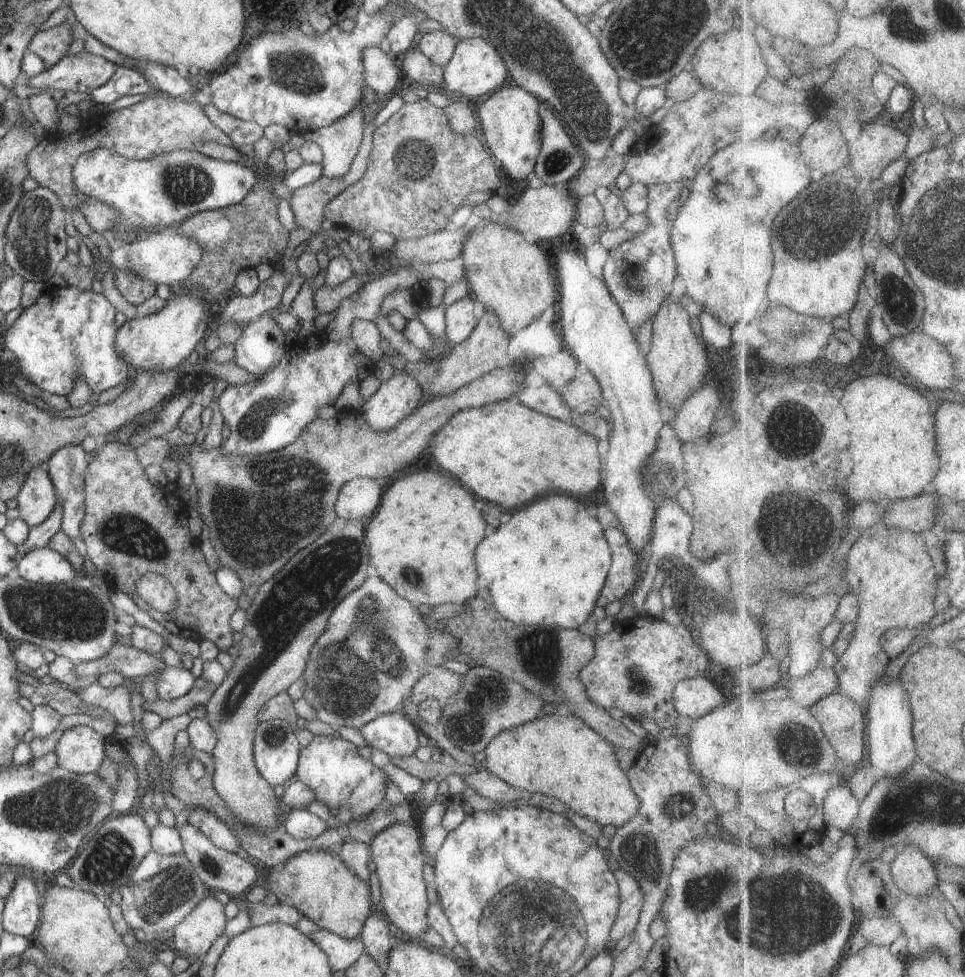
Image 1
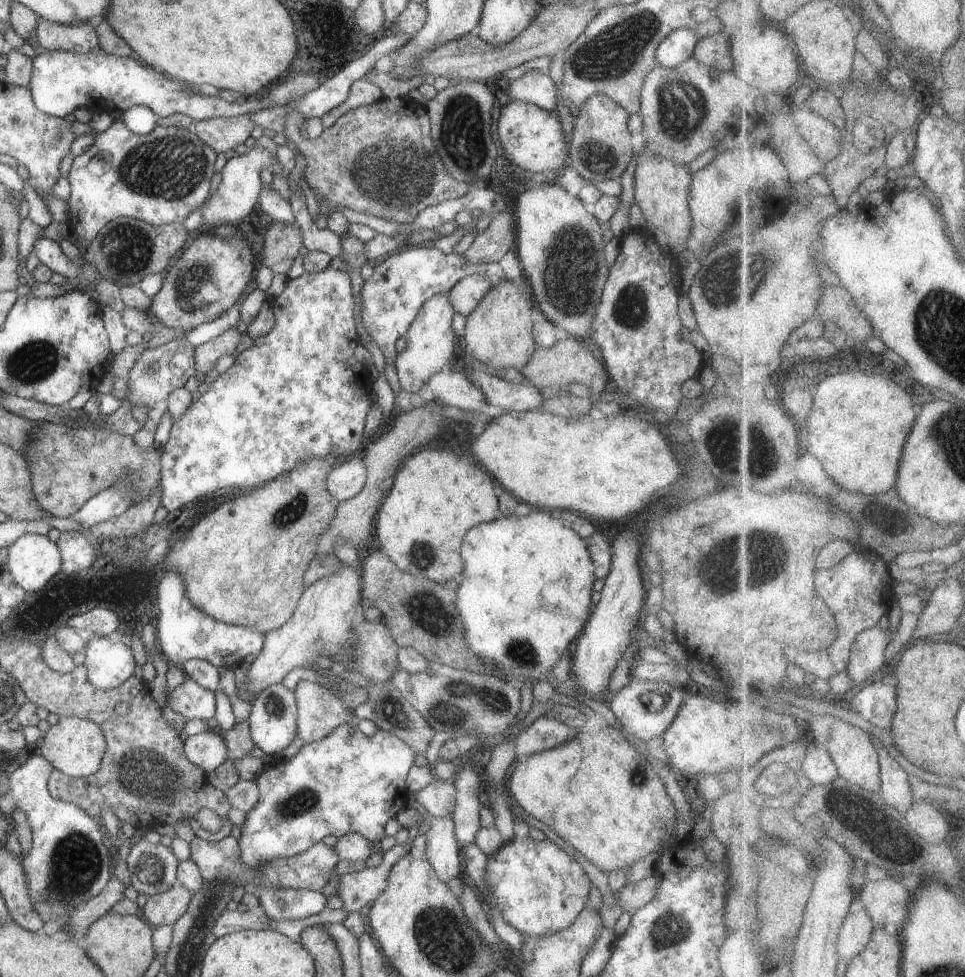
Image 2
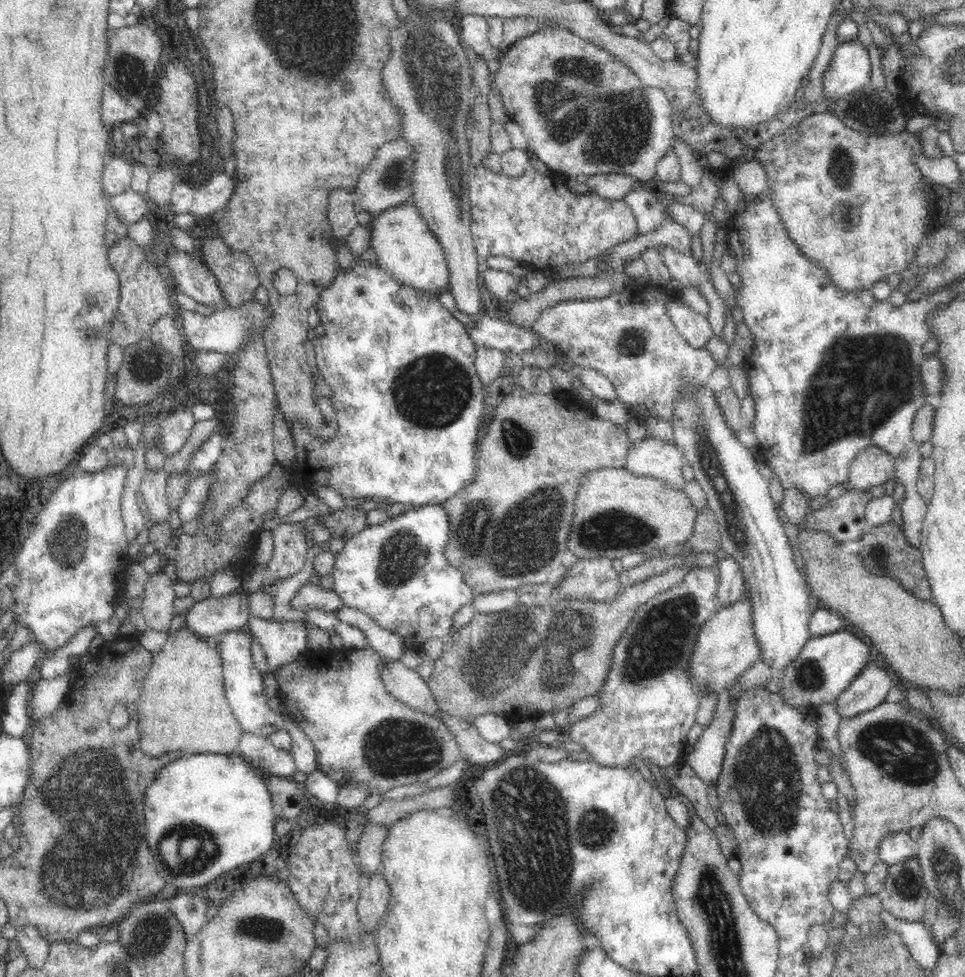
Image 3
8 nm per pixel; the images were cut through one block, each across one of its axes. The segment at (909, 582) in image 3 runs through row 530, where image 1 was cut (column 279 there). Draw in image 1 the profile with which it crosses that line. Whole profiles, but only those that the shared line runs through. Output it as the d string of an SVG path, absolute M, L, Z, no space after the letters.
M302 851L291 856L281 866L265 870L260 884L272 892L278 902L294 907L306 918L338 936L354 939L362 930L364 921L372 914L371 892L336 851Z

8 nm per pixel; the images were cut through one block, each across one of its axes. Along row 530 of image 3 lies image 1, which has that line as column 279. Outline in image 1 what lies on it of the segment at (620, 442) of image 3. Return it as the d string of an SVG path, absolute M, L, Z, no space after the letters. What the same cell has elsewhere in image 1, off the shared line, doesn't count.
M517 367L494 369L487 375L480 377L460 387L443 397L434 397L424 405L419 406L412 414L403 418L392 430L376 432L368 426L359 412L353 410L340 411L331 419L321 419L317 416L300 433L300 436L283 449L262 453L259 455L237 455L225 453L220 447L206 449L201 444L193 443L188 452L178 454L176 446L168 443L167 436L156 437L145 442L135 450L140 464L146 468L150 464L161 465L165 459L172 456L177 462L184 460L190 466L193 483L196 484L196 504L203 522L210 529L210 540L220 559L222 567L229 568L239 574L245 587L252 584L260 586L268 578L272 578L298 550L312 544L320 534L328 530L328 526L336 520L334 502L336 502L343 484L354 477L368 477L369 479L390 479L392 474L404 470L420 454L428 452L432 436L440 430L451 416L469 408L480 408L494 404L501 400L509 400L517 386L524 385L524 374Z

